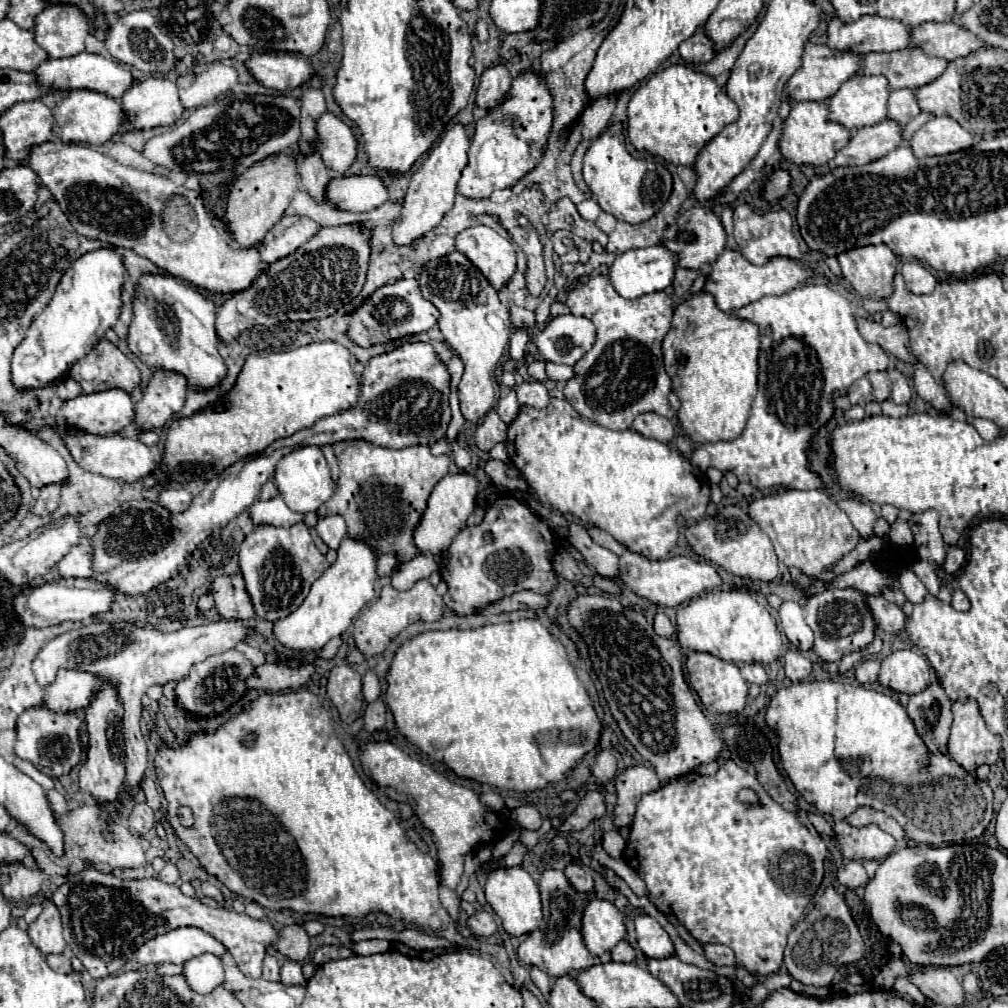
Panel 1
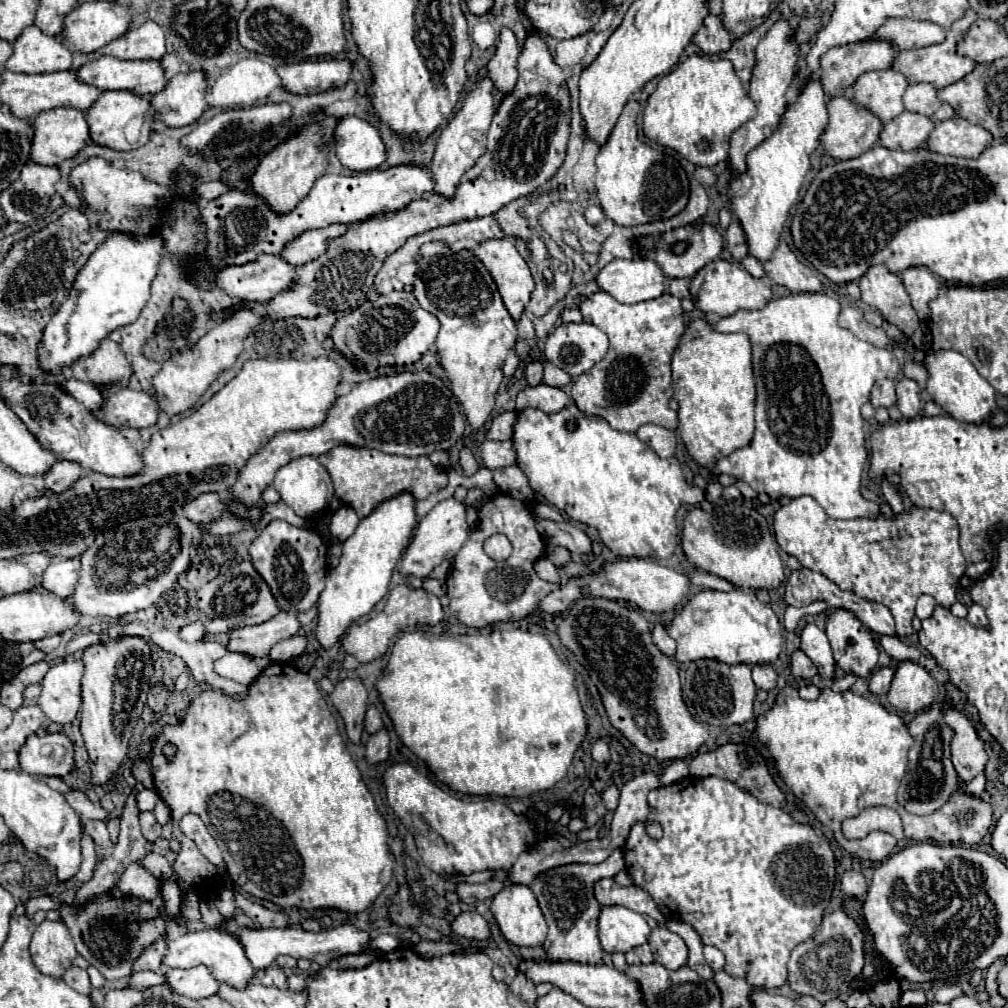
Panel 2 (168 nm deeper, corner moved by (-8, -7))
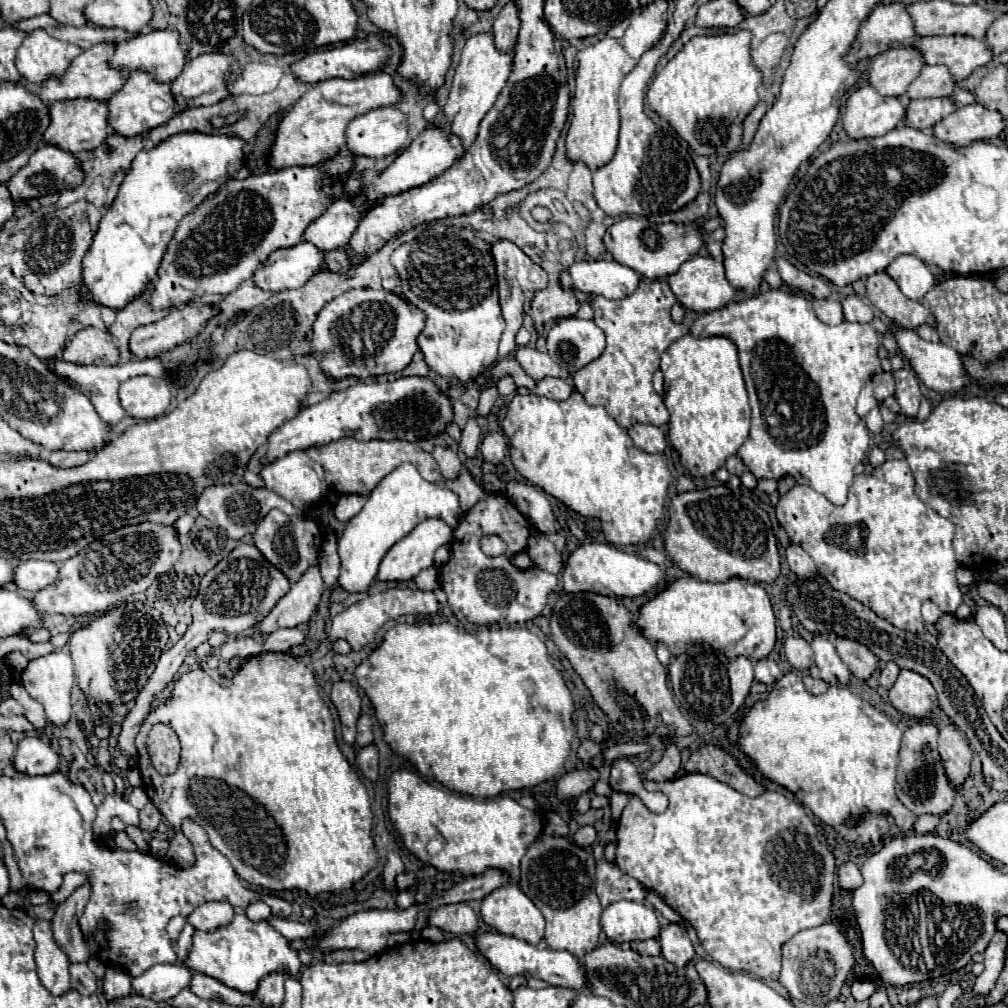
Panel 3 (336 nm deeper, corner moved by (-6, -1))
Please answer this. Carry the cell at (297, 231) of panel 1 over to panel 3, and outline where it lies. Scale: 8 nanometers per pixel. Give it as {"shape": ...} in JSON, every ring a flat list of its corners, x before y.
{"shape":[[366,197,338,199,326,209,316,221,312,221,304,231,304,241,320,247,320,251,330,251,344,247,358,227,358,219,366,211]]}

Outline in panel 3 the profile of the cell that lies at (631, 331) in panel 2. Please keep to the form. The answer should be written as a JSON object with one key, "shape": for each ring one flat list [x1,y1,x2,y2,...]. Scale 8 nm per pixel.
{"shape":[[642,279,638,289,620,301,596,295,590,303,594,309,594,323,606,333,606,349,596,361,574,375,574,387,588,405,602,405,624,429,634,423,660,427,670,419,664,399,652,387,652,377,660,367,660,355,688,333,684,323,674,323,670,317,674,303,676,297,672,289,660,279]]}

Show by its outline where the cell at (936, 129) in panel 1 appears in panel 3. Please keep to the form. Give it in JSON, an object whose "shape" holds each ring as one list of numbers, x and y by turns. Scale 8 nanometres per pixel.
{"shape":[[966,105,956,109,952,115,944,117,934,125,934,135,940,141,966,147,974,141,988,141,1000,135,1004,129,1002,115,998,111,988,111,982,105]]}

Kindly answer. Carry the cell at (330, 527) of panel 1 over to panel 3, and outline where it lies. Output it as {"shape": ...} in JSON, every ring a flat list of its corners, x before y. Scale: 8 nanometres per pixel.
{"shape":[[342,495,334,507,334,515,338,521,350,521,362,507,366,499,360,495]]}

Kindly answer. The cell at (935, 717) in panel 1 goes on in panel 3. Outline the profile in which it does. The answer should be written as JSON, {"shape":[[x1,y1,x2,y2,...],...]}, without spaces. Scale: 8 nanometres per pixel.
{"shape":[[920,719,904,731,900,747,900,763,896,775,896,795,904,807,914,815,934,813,944,815,956,797,956,789,950,785,940,753,938,753,938,727,930,719]]}

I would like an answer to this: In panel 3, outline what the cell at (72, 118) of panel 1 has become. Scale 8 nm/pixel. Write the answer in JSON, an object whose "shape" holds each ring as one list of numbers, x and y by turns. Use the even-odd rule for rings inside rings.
{"shape":[[134,71,128,75,124,87,120,91,116,91,116,95,112,95,112,99,108,99,108,125,112,127,114,133,118,135,140,135,144,131,150,131,162,123,166,123,170,117,174,117,174,109,176,109,176,103,174,103,174,97,170,95,170,85,168,83,156,83,148,73,144,71],[154,99,162,99,168,103,168,109,158,113,152,109,152,101]]}

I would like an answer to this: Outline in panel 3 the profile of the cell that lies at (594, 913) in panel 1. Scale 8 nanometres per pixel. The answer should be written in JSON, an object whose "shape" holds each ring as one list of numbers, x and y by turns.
{"shape":[[634,901,610,903,602,911,600,925,606,937,614,943,650,939,656,937,660,931,660,923,654,909]]}

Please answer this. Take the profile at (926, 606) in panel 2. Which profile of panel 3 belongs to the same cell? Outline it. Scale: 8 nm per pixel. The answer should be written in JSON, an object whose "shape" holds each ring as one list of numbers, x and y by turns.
{"shape":[[924,601,924,605,922,605,922,619,926,623,936,623,940,615,942,615,942,611,932,601]]}

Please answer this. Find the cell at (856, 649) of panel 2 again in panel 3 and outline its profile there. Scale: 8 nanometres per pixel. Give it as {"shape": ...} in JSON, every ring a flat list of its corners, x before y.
{"shape":[[838,637,834,645,836,645,840,659,848,665,854,677,868,679,874,673,878,657,868,647,864,647,862,643,854,639,844,639,844,637]]}

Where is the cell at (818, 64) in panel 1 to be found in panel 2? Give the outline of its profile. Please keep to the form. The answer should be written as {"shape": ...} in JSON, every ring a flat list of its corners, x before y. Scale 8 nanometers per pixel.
{"shape":[[866,39,858,43,848,43,830,49,826,55,820,59,820,81,830,97,840,97,846,93,848,87,856,83,856,79,866,73,866,71,878,71,878,69,888,69,892,67,894,59,898,57,898,49,884,41,884,39]]}

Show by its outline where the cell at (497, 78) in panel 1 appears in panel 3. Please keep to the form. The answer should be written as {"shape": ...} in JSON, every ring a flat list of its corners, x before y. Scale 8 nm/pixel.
{"shape":[[510,1,506,3,506,7,502,9,502,13,496,17,494,21,494,43,498,51,512,51,518,39,518,27,520,27,520,19,518,19,518,9,516,5]]}

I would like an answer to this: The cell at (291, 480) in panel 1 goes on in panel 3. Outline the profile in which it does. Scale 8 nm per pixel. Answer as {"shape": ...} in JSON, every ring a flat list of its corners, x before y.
{"shape":[[292,451,262,467,260,477,270,491,288,499,294,507,318,501,326,487,324,469,314,463,306,451]]}

